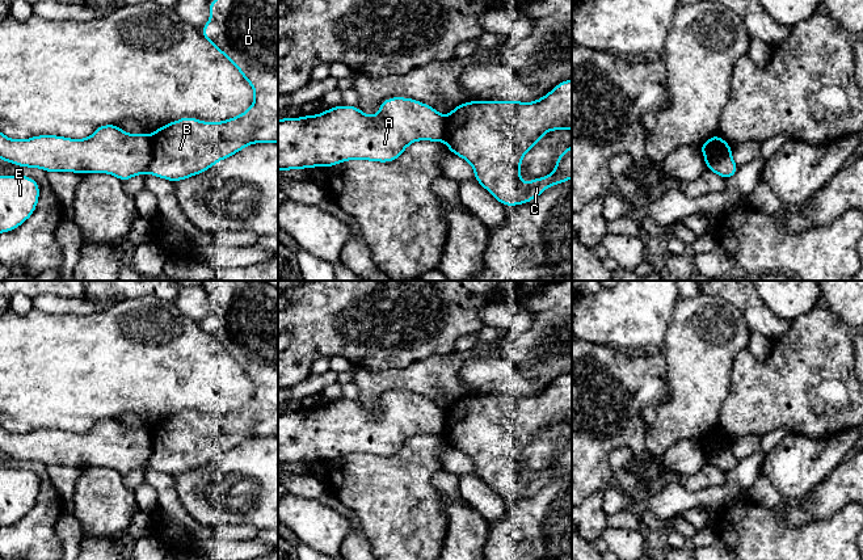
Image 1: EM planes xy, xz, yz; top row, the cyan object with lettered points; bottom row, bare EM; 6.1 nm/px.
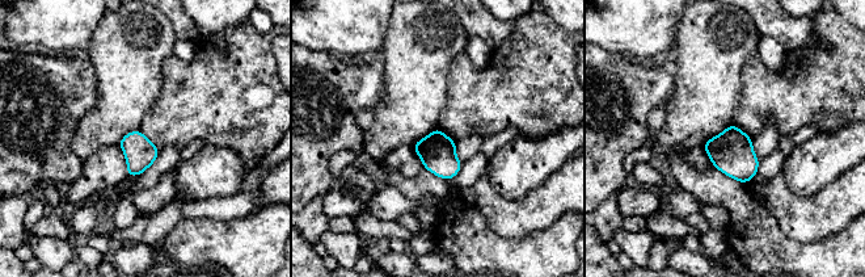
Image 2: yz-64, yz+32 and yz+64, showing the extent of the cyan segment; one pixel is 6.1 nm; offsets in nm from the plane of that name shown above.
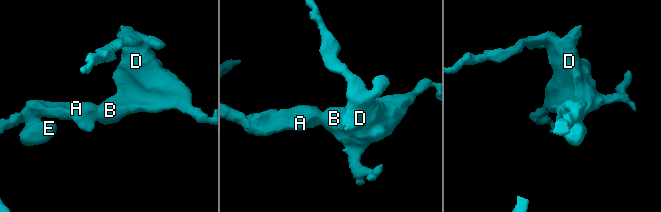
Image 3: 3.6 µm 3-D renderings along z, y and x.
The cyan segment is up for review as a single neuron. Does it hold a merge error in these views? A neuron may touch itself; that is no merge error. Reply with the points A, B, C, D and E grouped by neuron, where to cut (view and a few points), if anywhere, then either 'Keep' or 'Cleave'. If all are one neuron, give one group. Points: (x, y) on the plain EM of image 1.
Groups: A E / B C D. Split along xy (150, 430), (151, 455), (146, 466). Cleave

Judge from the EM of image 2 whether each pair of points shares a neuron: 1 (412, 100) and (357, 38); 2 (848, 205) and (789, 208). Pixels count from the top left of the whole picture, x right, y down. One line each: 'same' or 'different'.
1: different
2: same

